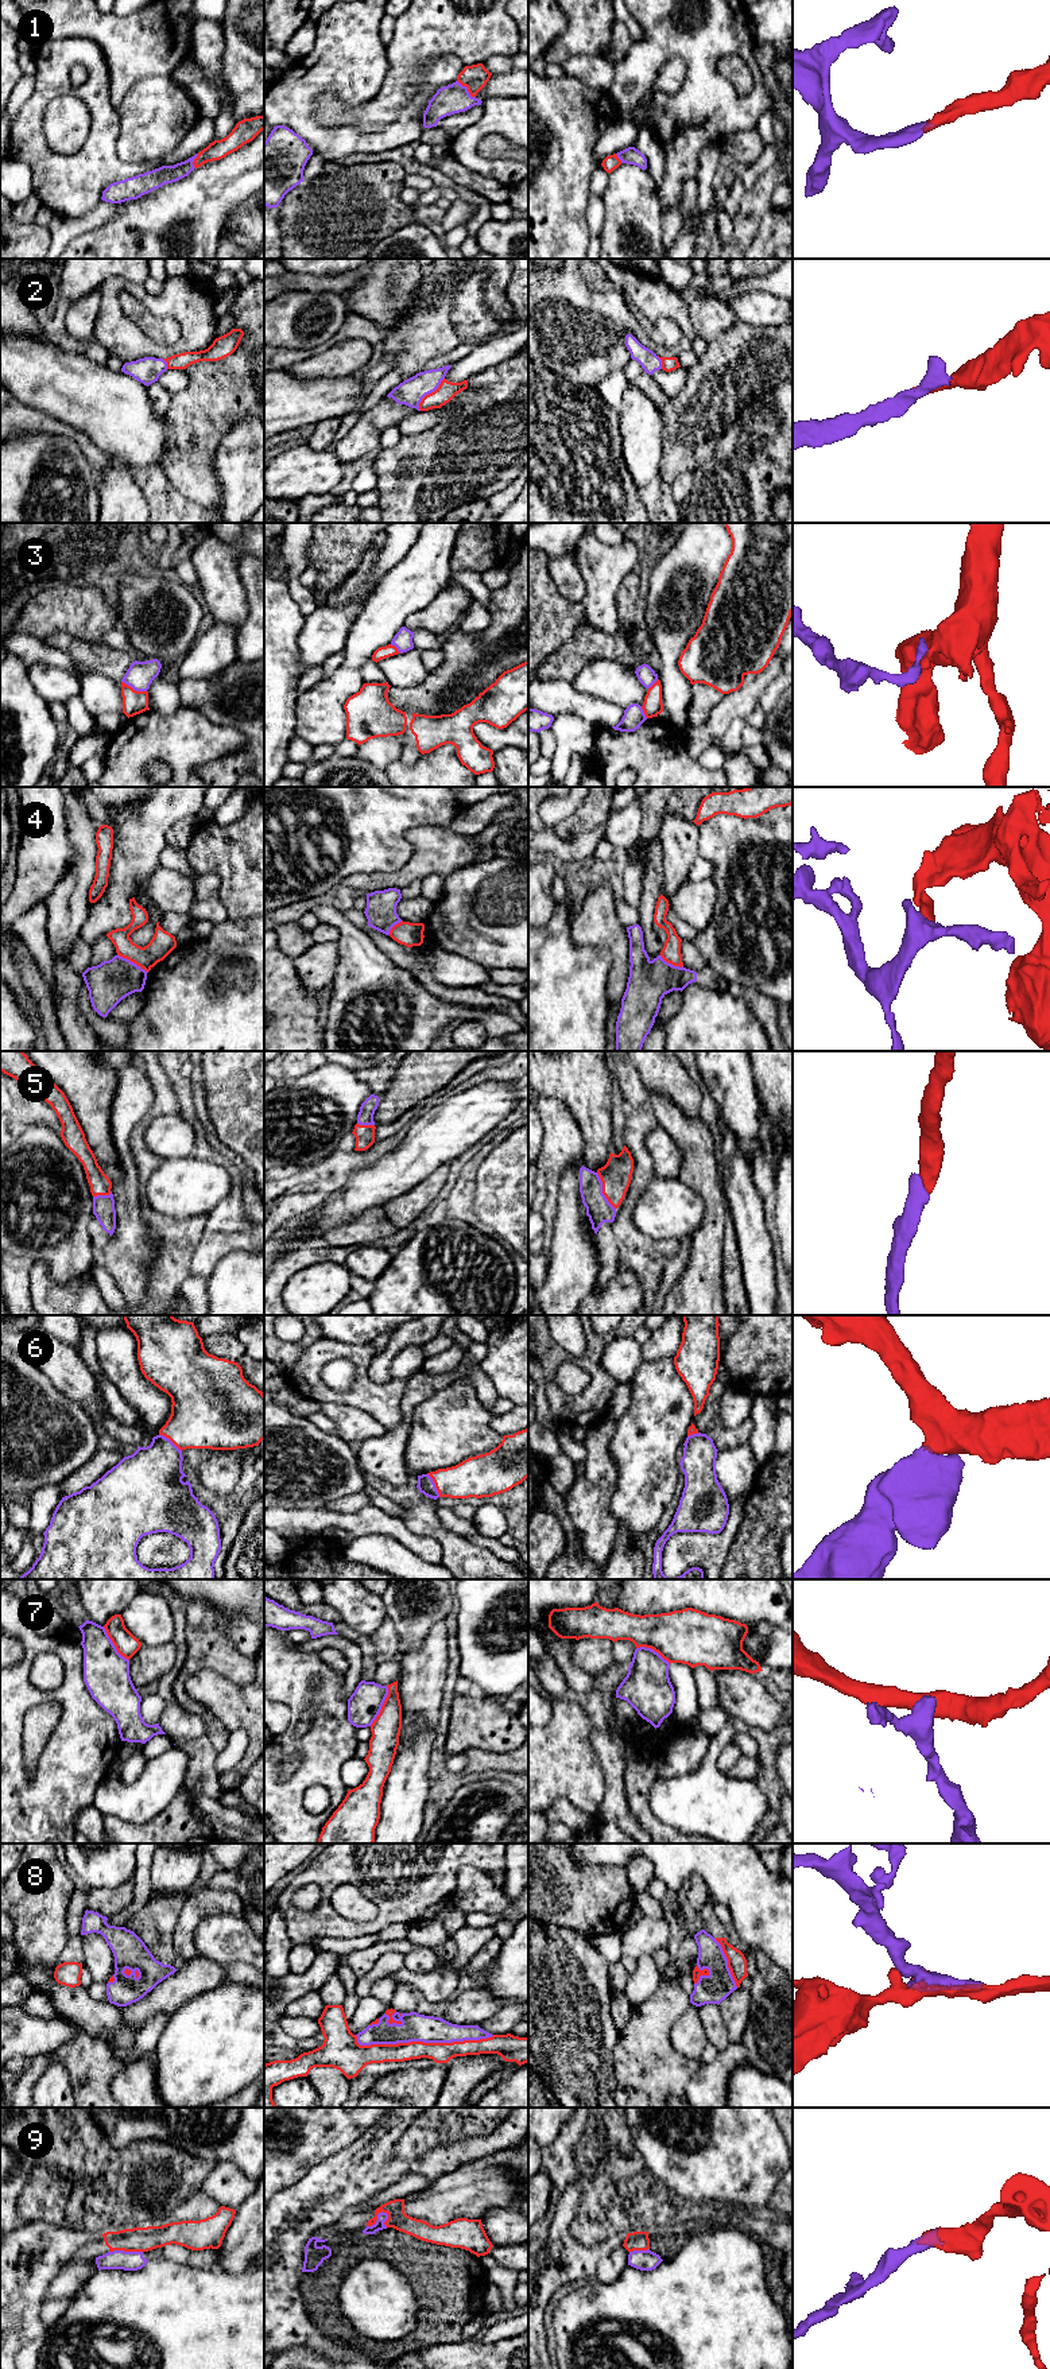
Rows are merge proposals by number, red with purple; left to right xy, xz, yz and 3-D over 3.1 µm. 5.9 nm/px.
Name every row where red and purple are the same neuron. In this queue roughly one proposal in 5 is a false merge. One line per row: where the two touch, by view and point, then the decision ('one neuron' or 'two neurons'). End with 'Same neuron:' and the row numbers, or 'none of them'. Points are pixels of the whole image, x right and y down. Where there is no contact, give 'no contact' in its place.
1: xz (468, 89) | one neuron
2: xz (429, 394) | one neuron
3: xy (132, 689) | two neurons
4: xy (132, 961) | two neurons
5: yz (603, 1191) | one neuron
6: xz (436, 1485) | one neuron
7: xz (382, 1706) | two neurons
8: xz (422, 2042) | one neuron
9: xz (376, 2217) | two neurons
Same neuron: 1, 2, 5, 6, 8

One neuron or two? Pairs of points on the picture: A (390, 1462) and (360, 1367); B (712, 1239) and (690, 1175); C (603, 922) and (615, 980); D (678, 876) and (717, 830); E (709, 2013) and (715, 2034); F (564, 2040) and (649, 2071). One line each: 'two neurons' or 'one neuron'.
A: two neurons
B: one neuron
C: one neuron
D: two neurons
E: one neuron
F: two neurons

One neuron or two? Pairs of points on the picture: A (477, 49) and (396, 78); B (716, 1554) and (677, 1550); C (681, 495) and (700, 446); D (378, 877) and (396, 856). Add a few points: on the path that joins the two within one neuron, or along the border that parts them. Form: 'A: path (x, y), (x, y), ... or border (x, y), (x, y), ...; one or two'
A: path (457, 46), (429, 46), (417, 58); one
B: path (706, 1551), (686, 1550); one
C: border (692, 472), (684, 472), (670, 484); two
D: border (410, 855), (396, 869), (352, 875); two

